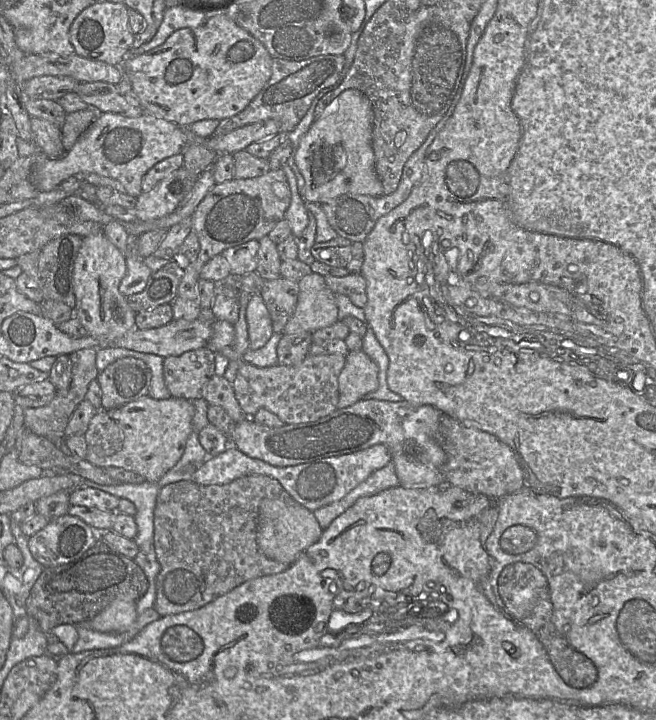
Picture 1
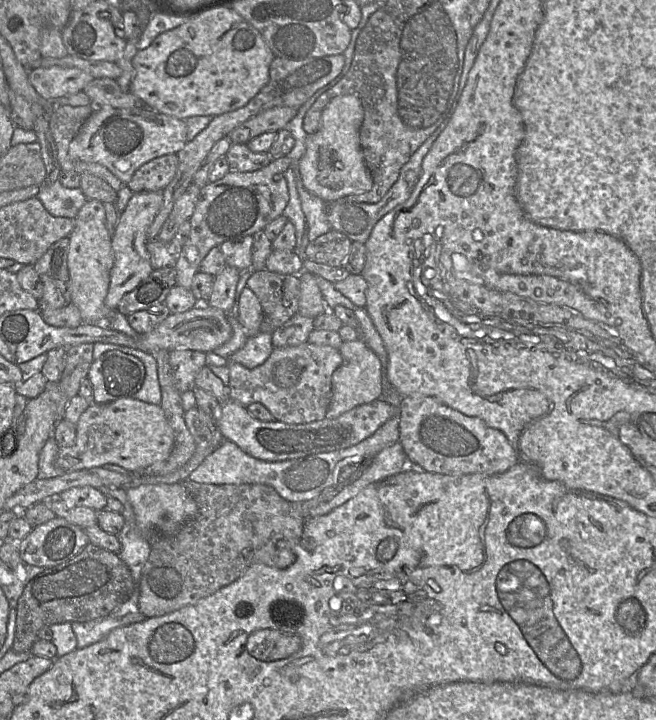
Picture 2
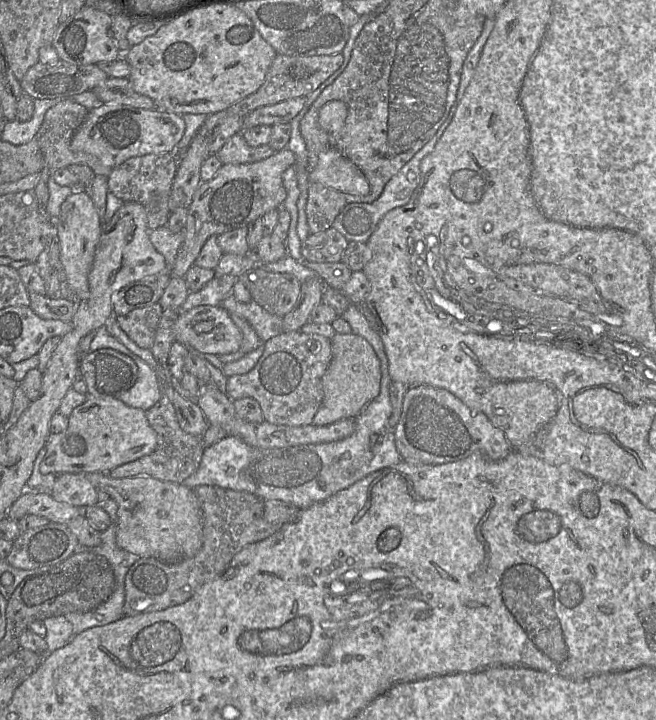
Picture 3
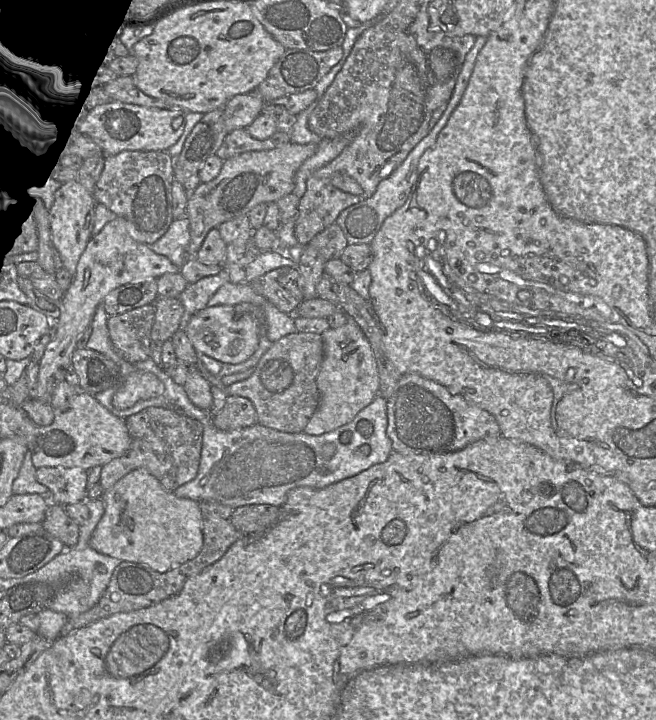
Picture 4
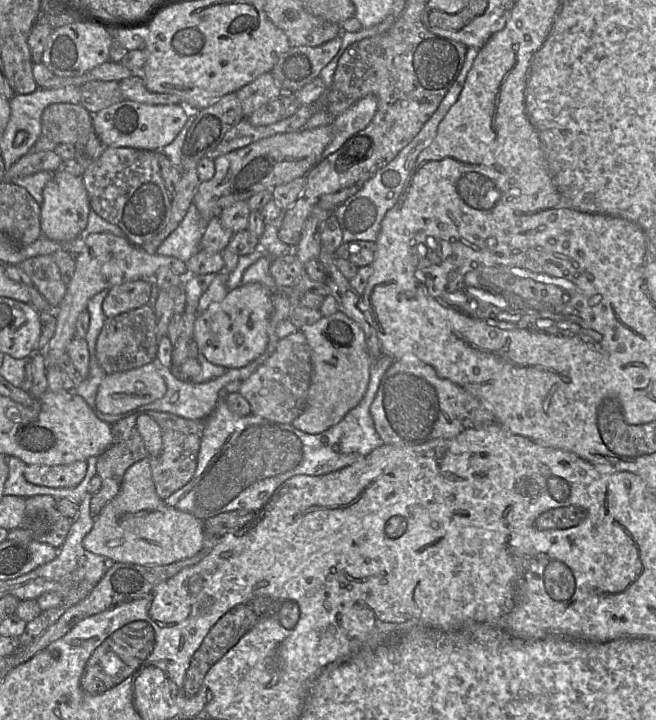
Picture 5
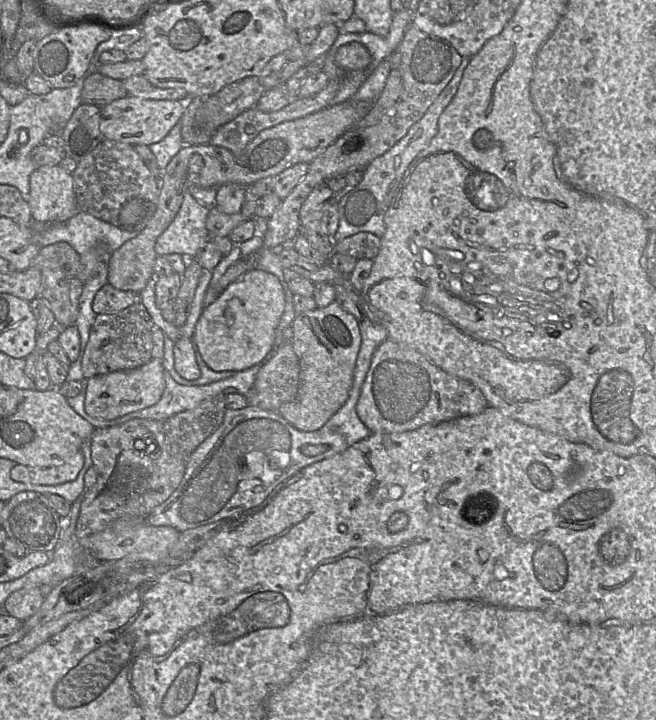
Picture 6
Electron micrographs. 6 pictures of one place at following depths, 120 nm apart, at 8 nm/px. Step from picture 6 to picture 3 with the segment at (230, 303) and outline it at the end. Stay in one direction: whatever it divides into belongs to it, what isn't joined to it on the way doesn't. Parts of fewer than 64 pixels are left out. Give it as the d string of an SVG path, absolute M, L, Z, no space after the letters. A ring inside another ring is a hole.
M202 305L186 312L180 312L174 324L175 341L204 353L229 354L239 350L243 335L238 326L233 322L230 313L222 306Z

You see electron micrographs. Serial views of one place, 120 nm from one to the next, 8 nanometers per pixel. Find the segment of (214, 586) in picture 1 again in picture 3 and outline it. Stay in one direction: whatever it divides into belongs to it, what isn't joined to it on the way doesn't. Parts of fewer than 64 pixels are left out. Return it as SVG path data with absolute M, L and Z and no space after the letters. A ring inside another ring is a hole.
M209 485L197 486L193 491L202 511L203 543L200 550L193 557L172 564L153 557L137 560L125 576L123 606L125 616L137 616L185 603L203 585L220 576L228 568L233 557L245 546L270 537L282 527L282 525L271 524L264 518L264 500L254 494Z

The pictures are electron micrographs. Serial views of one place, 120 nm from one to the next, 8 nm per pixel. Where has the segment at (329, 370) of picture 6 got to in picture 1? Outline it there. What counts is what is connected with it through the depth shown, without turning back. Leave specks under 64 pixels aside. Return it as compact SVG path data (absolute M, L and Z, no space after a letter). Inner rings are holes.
M363 350L349 351L338 377L338 409L349 407L379 386L378 365Z

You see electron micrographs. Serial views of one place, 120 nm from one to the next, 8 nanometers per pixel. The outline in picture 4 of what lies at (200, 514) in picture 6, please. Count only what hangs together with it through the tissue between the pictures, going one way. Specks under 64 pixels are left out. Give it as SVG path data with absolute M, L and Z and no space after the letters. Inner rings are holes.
M212 386L211 392L213 395L211 417L201 421L203 439L198 472L193 480L173 491L179 498L188 498L197 502L214 501L231 508L252 504L281 507L292 489L303 486L324 488L386 461L393 451L391 441L386 434L387 400L380 393L350 422L321 435L308 435L303 432L282 432L258 423L232 431L220 430L215 427L212 418L222 410L228 394L217 386ZM361 420L372 424L372 433L368 437L363 437L356 429ZM344 431L351 433L351 440L347 444L339 441L339 436ZM326 443L335 446L335 452L330 458L322 455L322 446ZM361 445L370 447L367 456L359 454L358 448Z

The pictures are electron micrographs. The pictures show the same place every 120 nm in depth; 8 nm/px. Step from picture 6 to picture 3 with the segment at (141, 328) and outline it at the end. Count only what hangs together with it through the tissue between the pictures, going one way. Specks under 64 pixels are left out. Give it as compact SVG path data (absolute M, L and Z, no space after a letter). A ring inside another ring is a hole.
M160 303L116 316L121 329L141 348L151 349L164 309Z

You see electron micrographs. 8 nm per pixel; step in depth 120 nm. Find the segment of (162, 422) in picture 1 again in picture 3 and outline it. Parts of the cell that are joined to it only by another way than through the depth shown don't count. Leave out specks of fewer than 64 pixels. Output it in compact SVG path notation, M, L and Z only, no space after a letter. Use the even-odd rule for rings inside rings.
M88 395L86 401L83 404L76 407L68 417L67 429L61 433L51 433L47 438L47 441L45 444L46 454L43 461L40 464L40 471L42 474L90 473L90 472L108 473L110 470L112 470L117 466L134 461L136 459L139 459L145 455L152 453L155 450L156 445L157 445L157 434L155 430L150 426L146 417L145 410L130 407L117 397L113 397L113 396L94 397L94 396Z

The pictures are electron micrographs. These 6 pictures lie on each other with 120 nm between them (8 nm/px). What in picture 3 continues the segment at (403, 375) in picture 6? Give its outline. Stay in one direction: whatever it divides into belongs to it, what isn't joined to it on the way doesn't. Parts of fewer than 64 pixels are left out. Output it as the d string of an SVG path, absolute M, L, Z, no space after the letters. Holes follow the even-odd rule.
M432 385L407 388L394 438L402 460L421 465L455 462L474 452L496 461L512 452L504 433L483 412L469 408L448 390Z

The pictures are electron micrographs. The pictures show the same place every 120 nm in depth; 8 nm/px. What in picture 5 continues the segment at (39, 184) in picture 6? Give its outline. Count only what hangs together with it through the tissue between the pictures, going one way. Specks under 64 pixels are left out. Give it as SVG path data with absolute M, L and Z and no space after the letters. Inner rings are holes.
M54 172L42 191L43 201L40 205L40 225L42 235L46 238L68 244L87 226L90 212L89 197L81 177L67 172Z

